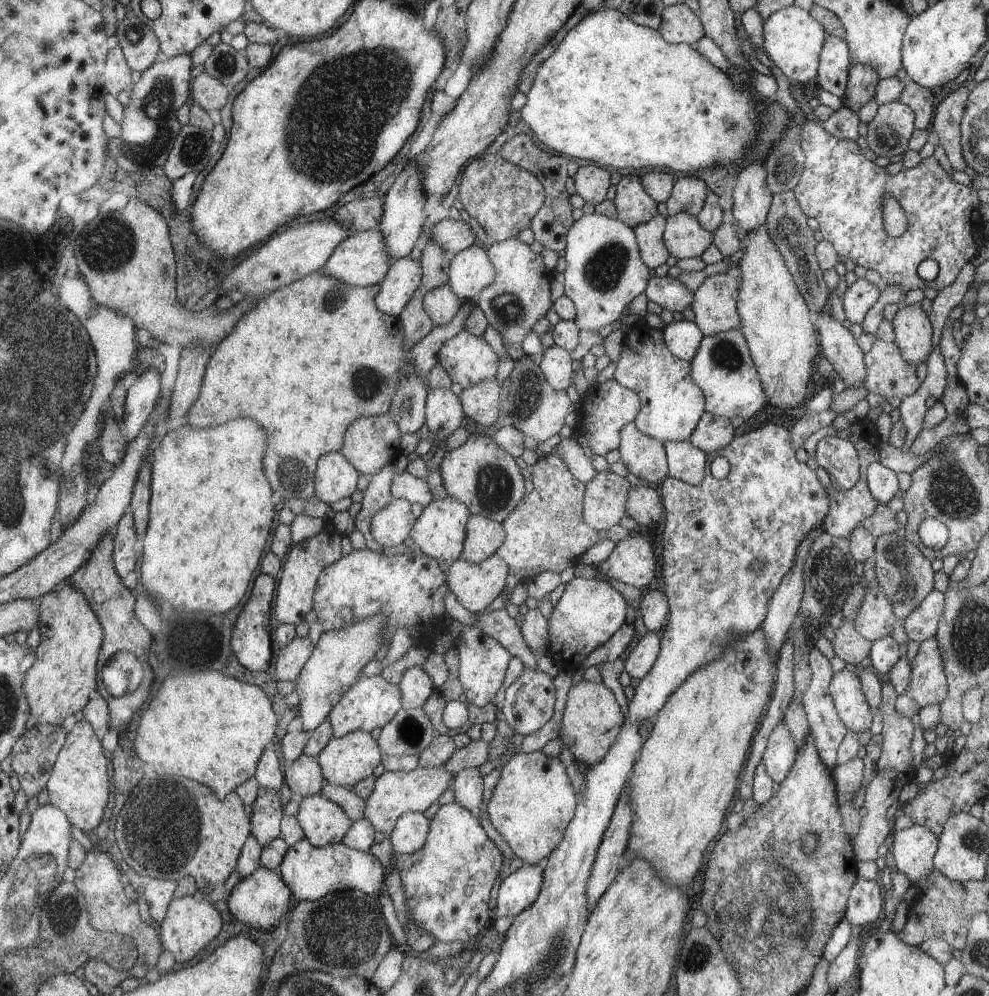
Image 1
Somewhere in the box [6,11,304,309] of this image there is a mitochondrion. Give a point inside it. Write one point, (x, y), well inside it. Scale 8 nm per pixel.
(155, 117)

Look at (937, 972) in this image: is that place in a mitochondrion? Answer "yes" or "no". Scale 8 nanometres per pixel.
no

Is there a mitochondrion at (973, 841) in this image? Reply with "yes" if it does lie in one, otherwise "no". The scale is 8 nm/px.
yes

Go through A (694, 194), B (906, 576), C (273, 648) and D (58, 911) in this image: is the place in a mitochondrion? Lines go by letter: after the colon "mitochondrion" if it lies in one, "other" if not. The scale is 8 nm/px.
A: other
B: mitochondrion
C: other
D: mitochondrion

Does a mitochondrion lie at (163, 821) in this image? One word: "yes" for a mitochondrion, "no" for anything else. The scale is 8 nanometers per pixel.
yes

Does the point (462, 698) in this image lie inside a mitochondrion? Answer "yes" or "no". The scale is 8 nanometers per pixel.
no

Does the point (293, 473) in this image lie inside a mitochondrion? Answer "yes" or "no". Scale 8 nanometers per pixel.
yes

